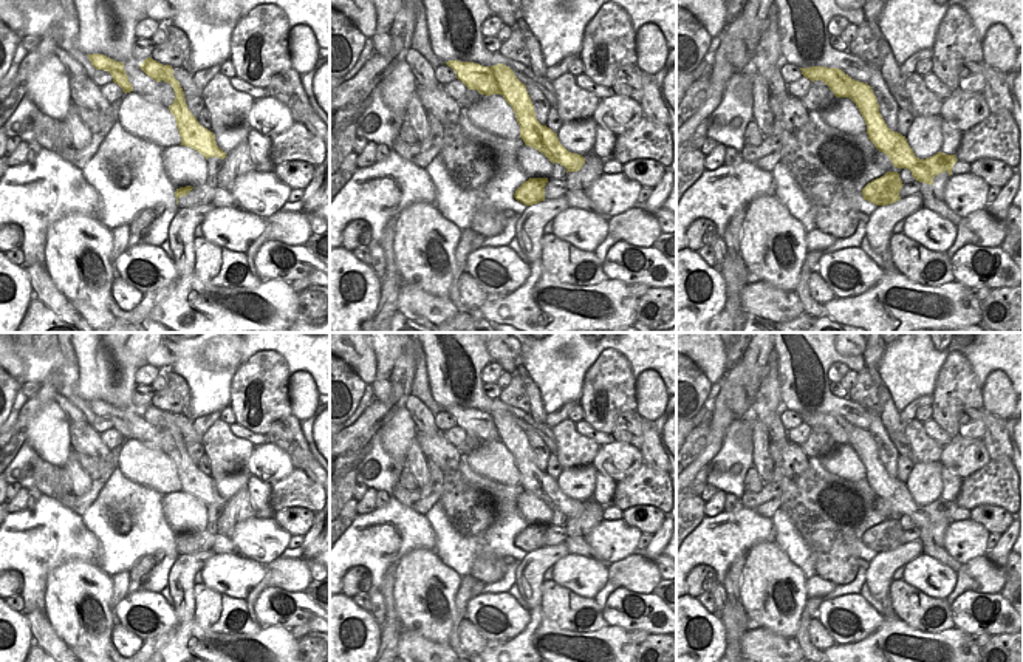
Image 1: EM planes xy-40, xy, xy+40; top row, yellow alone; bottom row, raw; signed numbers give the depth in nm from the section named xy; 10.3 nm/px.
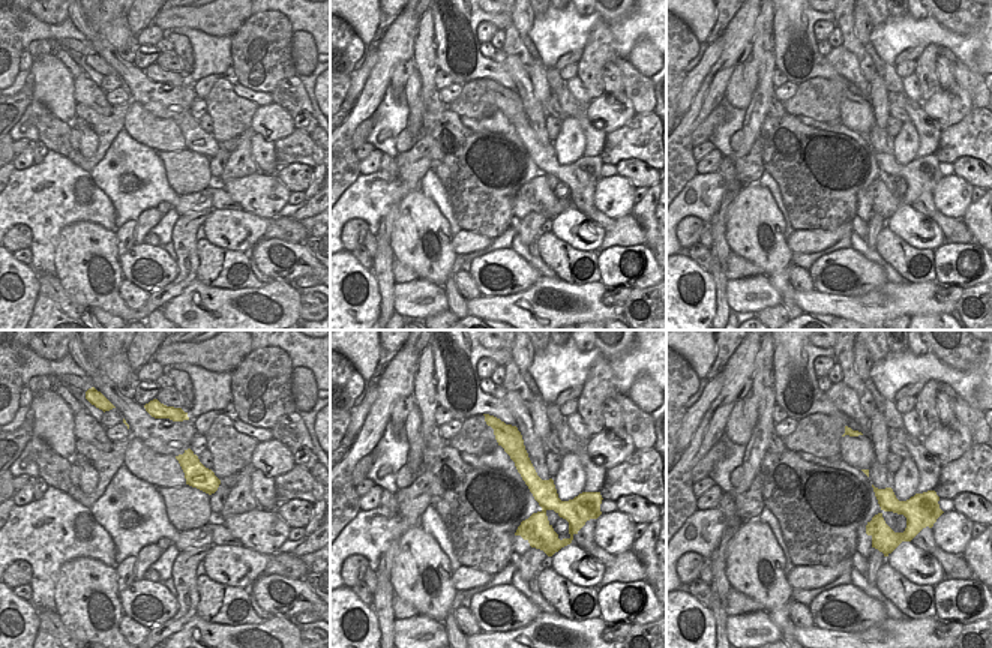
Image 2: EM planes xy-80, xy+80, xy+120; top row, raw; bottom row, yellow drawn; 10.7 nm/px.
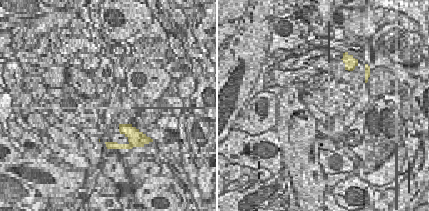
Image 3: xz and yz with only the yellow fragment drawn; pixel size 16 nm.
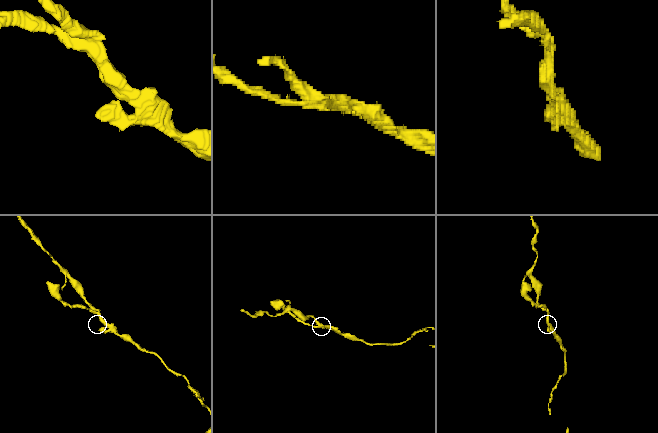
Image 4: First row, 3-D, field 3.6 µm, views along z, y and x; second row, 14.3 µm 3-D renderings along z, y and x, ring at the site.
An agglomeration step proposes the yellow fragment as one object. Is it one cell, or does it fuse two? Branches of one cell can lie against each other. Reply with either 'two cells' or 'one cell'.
two cells

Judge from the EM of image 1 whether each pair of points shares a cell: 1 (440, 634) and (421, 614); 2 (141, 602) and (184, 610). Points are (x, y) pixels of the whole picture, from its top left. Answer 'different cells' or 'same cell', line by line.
1: same cell
2: different cells

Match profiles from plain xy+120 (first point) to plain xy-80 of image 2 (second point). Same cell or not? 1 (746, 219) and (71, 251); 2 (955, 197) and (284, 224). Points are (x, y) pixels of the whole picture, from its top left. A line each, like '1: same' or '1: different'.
1: same
2: different

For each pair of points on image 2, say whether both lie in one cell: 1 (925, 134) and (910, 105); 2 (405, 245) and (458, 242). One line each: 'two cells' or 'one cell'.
1: one cell
2: two cells

